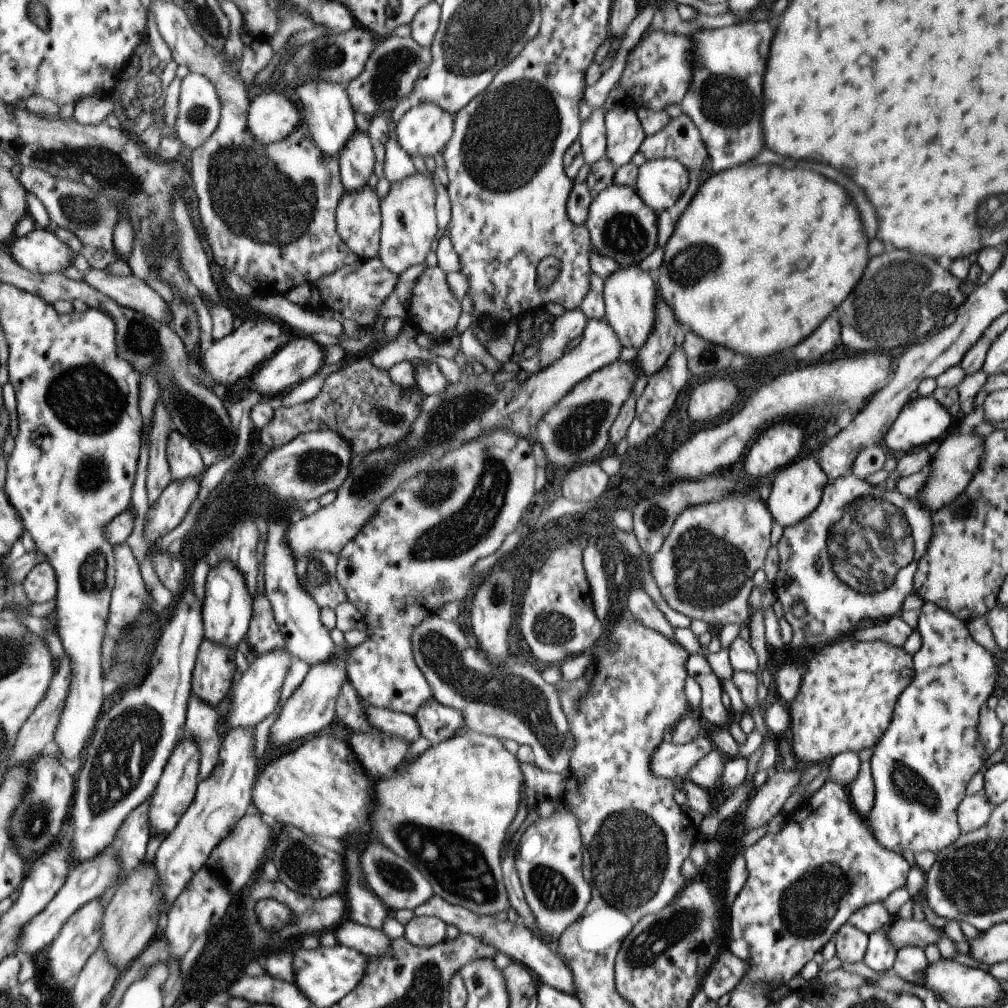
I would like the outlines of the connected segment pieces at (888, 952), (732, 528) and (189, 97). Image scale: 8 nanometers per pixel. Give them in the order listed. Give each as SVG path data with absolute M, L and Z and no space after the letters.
M879 929L868 935L868 944L863 962L875 971L891 970L896 952L896 948L886 937L885 929Z
M737 492L720 501L687 507L681 511L661 548L648 558L651 574L669 608L684 614L691 621L702 620L710 628L731 623L745 626L752 612L748 601L752 589L751 576L764 565L770 547L771 520L764 501Z
M188 73L180 80L174 134L191 150L215 130L220 117L216 88L207 77Z

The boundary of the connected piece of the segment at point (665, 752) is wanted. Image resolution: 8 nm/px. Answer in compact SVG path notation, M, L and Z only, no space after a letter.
M705 734L697 735L692 741L682 745L661 741L651 753L650 770L656 777L682 780L687 771L714 748L714 744Z

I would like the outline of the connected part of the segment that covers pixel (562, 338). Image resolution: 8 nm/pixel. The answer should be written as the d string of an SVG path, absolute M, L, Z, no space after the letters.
M579 307L555 317L551 331L540 340L538 352L533 357L519 359L514 364L528 376L552 363L567 351L566 344L583 332L587 319Z

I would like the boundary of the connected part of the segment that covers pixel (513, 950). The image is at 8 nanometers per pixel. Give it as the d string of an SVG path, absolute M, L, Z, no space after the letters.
M431 895L424 903L416 906L414 916L425 915L437 917L446 925L451 924L461 933L467 933L483 941L483 944L492 946L496 952L503 953L512 961L521 963L532 974L538 985L549 985L558 991L573 995L572 974L563 964L563 961L553 952L553 949L541 942L533 933L530 933L521 922L498 920L492 916L478 915L459 905L452 905L440 896Z

